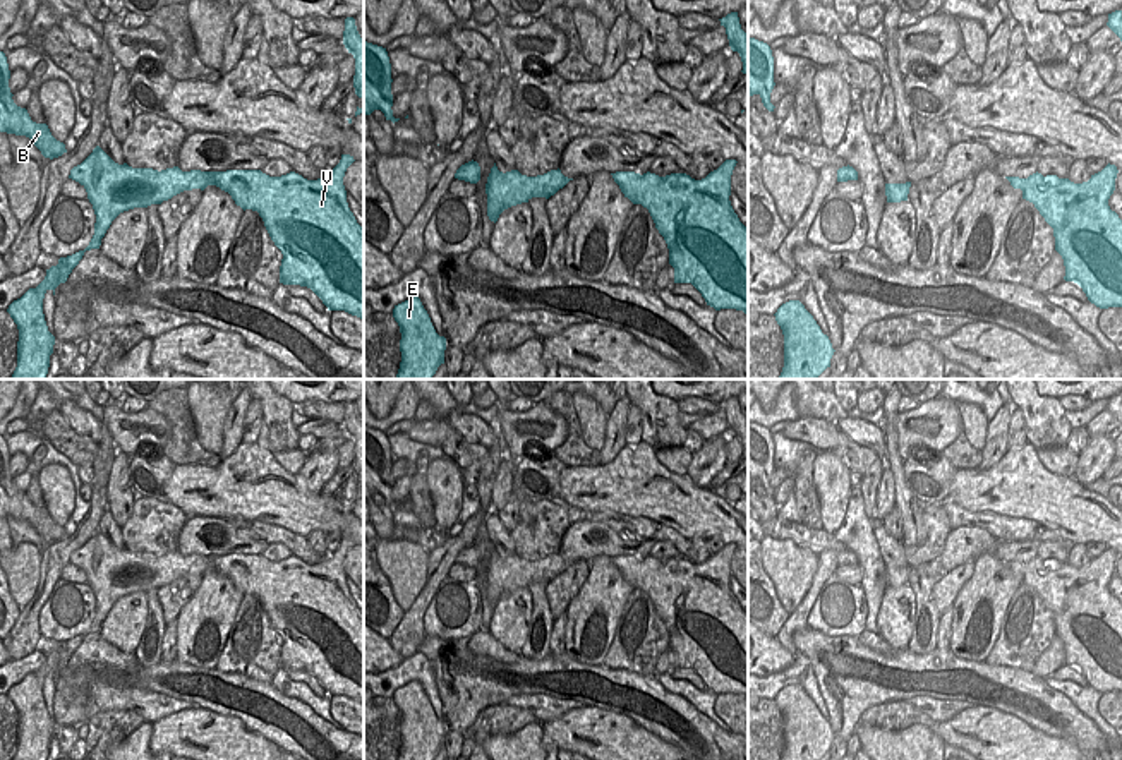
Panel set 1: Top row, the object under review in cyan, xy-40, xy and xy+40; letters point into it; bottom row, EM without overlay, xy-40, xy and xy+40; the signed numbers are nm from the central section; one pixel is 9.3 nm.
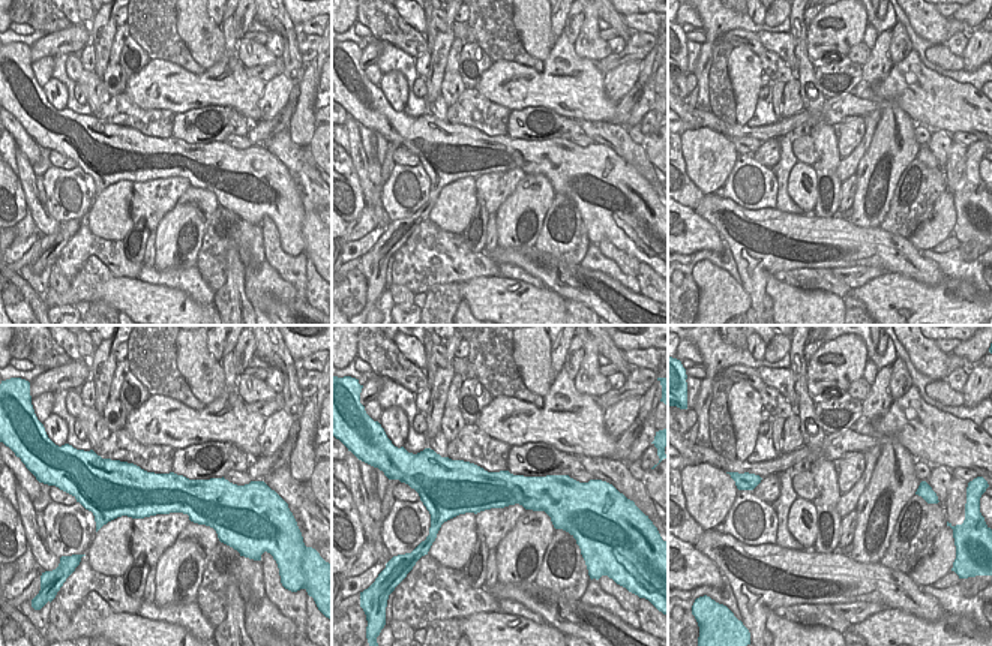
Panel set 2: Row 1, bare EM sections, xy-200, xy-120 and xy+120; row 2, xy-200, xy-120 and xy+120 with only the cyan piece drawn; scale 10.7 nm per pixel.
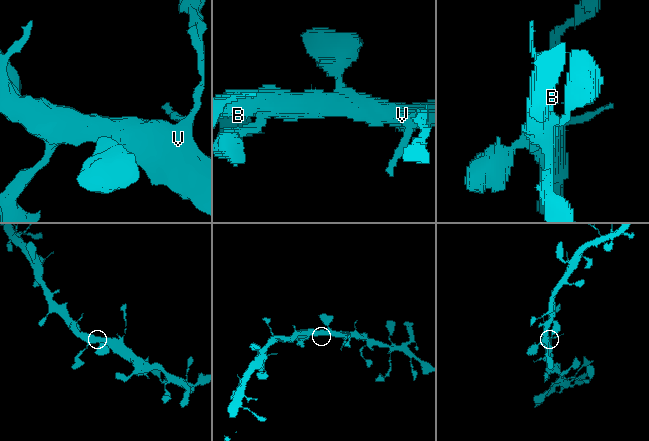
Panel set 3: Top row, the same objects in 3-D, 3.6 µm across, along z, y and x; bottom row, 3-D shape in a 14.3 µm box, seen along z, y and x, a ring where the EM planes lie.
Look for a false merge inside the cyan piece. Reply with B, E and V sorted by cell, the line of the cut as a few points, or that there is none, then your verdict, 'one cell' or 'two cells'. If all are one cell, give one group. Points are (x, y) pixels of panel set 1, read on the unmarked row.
B E V; no cut; one cell

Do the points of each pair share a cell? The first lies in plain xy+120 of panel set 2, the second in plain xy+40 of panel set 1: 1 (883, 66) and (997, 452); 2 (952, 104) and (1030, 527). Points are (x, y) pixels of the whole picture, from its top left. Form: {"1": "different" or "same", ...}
{"1": "same", "2": "different"}

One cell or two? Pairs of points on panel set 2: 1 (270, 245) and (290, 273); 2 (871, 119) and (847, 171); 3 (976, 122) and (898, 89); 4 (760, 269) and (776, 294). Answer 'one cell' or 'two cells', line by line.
1: one cell
2: one cell
3: one cell
4: two cells

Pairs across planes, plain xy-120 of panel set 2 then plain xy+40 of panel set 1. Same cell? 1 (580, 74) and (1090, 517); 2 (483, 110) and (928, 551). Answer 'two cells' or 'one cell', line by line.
1: one cell
2: one cell

